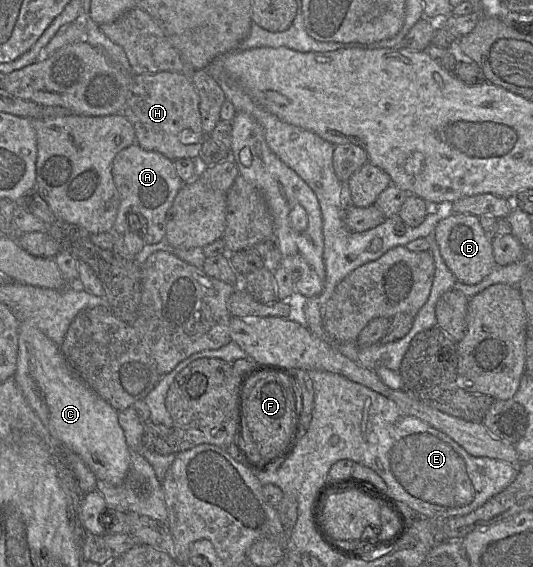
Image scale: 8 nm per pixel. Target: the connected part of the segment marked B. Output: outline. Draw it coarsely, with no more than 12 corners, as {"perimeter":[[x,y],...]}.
{"perimeter":[[448,213],[433,231],[457,281],[481,282],[496,266],[478,216]]}

